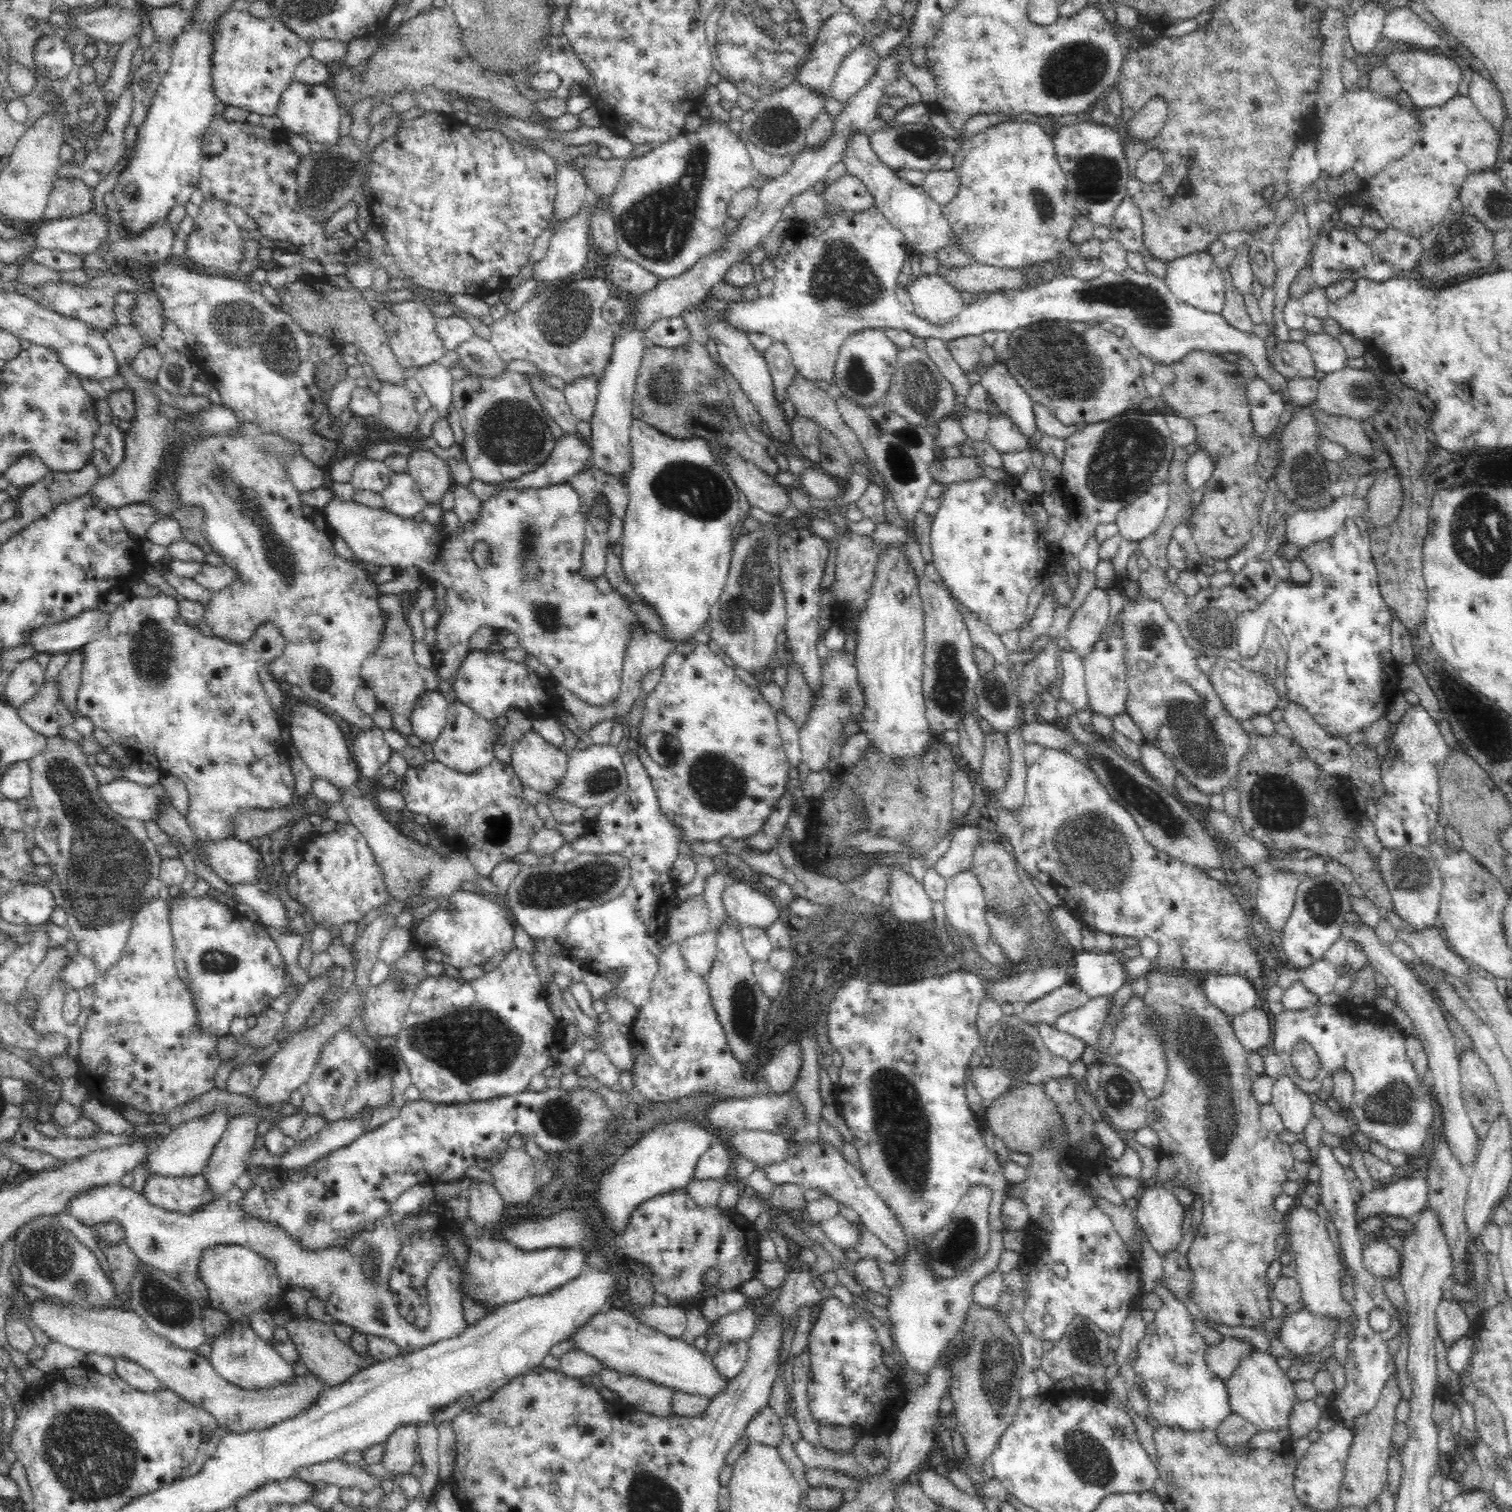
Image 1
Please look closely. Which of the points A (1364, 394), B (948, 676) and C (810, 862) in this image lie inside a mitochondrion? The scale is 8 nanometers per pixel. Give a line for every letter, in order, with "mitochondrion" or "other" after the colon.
A: mitochondrion
B: mitochondrion
C: other

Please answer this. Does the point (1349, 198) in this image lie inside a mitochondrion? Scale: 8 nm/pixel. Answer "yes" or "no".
no

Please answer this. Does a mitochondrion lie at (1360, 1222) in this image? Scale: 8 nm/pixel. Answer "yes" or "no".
no

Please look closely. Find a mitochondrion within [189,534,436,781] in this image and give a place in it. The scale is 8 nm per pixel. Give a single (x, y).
(320, 676)

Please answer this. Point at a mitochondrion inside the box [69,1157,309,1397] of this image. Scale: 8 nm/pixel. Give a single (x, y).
(162, 1303)

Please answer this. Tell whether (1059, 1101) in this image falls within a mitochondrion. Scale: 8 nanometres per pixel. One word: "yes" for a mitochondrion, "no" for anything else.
no

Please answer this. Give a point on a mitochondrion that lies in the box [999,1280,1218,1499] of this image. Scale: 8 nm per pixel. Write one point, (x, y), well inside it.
(1093, 1463)

